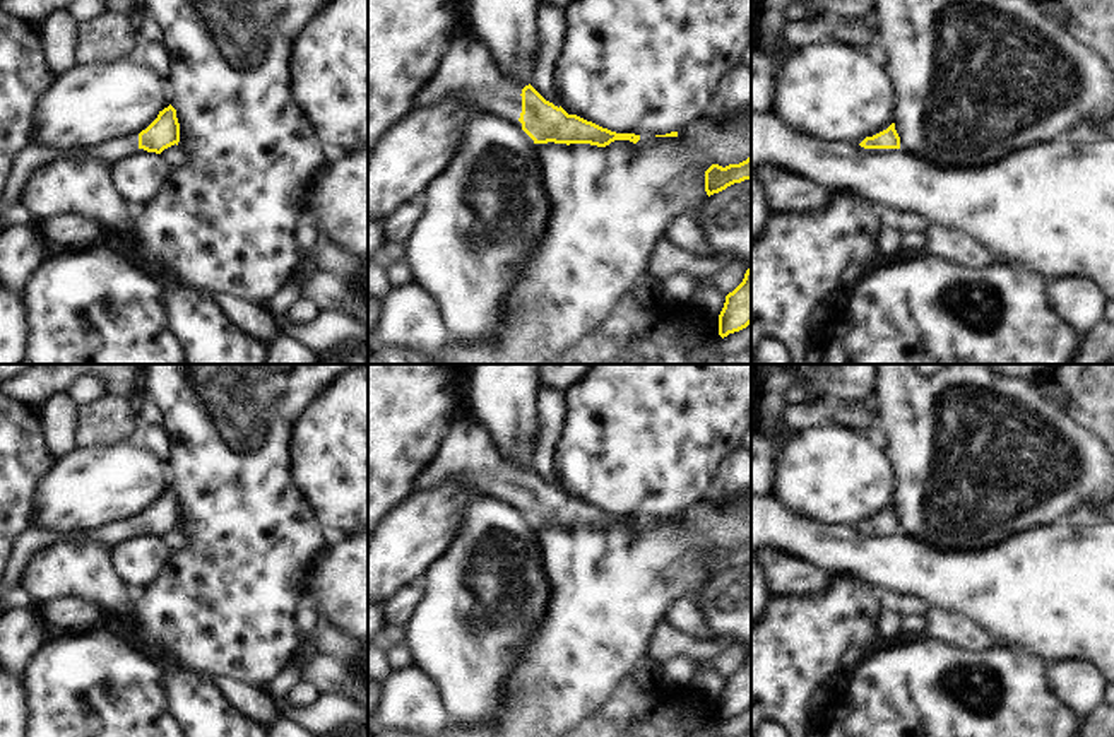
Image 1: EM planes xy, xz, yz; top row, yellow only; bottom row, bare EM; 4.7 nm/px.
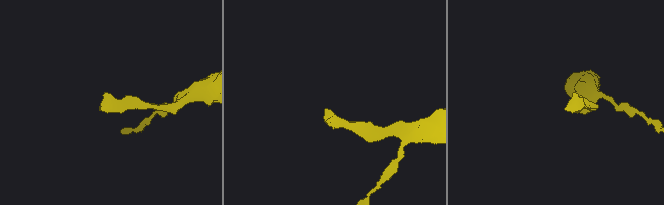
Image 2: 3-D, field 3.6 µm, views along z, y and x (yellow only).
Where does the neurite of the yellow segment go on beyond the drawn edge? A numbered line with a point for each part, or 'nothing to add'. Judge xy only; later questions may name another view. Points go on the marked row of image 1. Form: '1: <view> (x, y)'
1: xy (35, 156)

